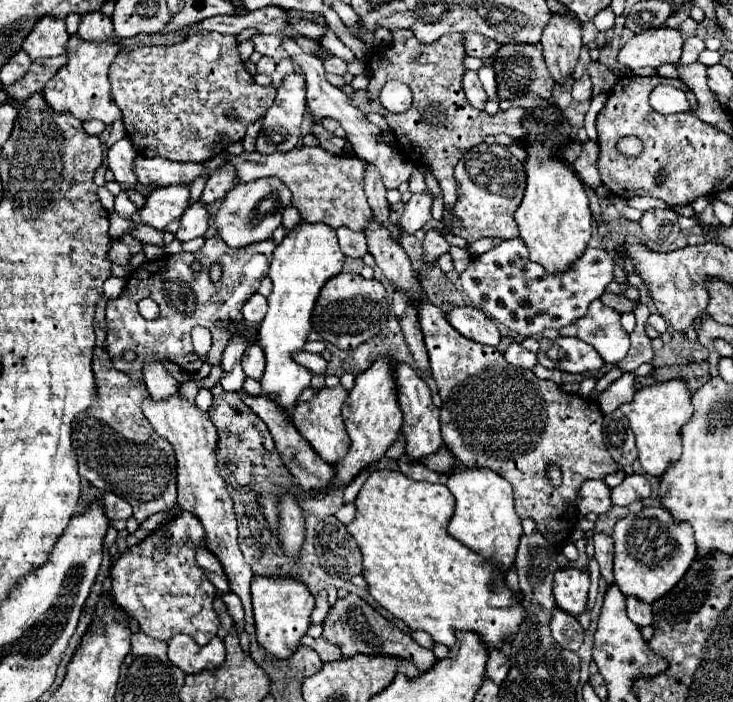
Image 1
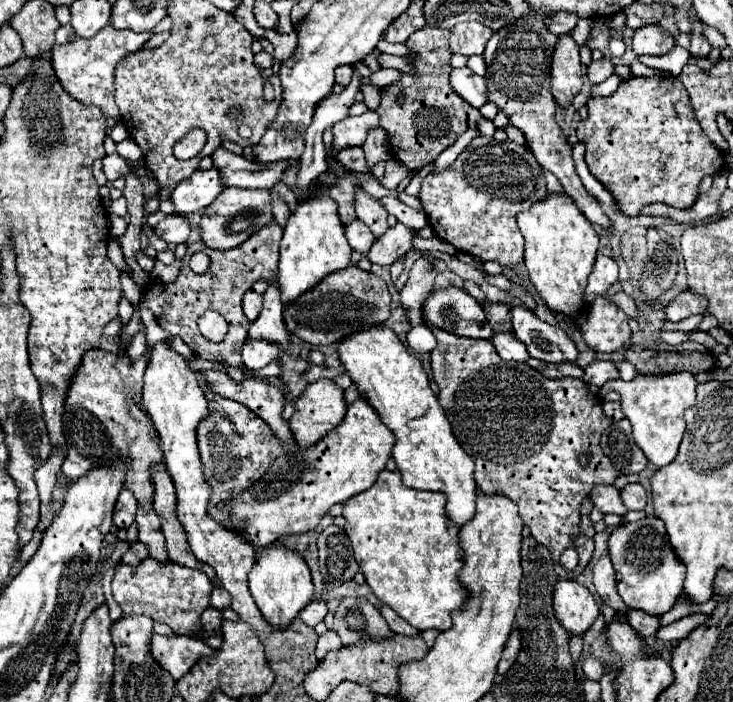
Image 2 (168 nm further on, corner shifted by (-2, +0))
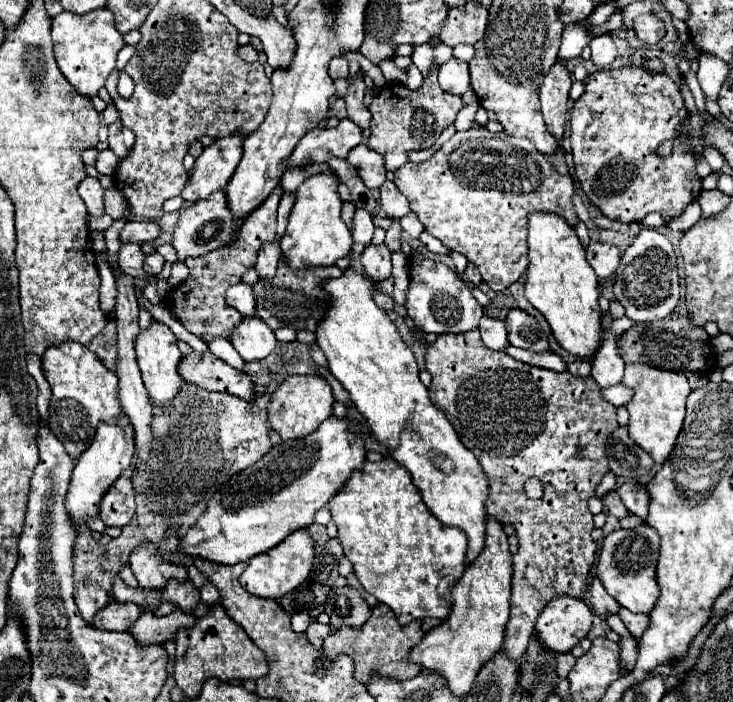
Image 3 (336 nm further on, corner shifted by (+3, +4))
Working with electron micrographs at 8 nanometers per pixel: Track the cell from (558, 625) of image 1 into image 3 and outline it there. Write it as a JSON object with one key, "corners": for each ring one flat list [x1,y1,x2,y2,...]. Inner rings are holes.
{"corners":[[568,652,568,654,564,654,564,656,560,654,560,656,556,658,556,674,558,674,560,678,566,678,574,664,576,664,576,658,574,658,570,652]]}

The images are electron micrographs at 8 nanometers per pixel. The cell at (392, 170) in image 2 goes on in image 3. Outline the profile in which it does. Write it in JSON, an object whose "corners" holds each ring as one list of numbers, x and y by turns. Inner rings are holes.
{"corners":[[366,144,356,146,348,154,348,160,358,170,358,176,370,190,380,188,386,182,386,168,382,166,382,156,374,154]]}

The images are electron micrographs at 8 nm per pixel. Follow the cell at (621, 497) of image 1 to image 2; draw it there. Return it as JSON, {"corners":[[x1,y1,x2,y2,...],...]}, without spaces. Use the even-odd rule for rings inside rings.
{"corners":[[639,482,627,484,621,490,621,500,627,506,627,510,643,510,647,506,647,490]]}

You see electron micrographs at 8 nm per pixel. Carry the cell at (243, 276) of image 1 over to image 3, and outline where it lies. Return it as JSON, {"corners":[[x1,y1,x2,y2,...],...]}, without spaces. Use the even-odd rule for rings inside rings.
{"corners":[[278,186,244,220,234,246,218,248,218,250,214,250,210,254,204,254,202,258,188,258,190,276,182,284,178,284,174,290,170,290,170,294,166,298,172,316,178,322,182,322,182,326,188,332,201,336,204,341,210,341,214,336,228,338,230,330,240,322,242,316,236,310,230,310,226,306,224,294,226,294,226,288,240,282,246,268,252,268,256,264,256,254,258,254,262,242,276,240,276,210,278,210,278,202,280,202,282,194,284,194,284,190,282,190,282,186]]}

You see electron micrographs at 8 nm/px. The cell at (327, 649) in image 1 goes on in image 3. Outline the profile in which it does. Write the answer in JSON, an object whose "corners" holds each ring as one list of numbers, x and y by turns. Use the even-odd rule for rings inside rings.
{"corners":[[312,622,306,630,306,638,310,640,310,644,314,648,322,648,322,642,328,634,330,634,330,626,324,626,324,624,318,624,318,622]]}

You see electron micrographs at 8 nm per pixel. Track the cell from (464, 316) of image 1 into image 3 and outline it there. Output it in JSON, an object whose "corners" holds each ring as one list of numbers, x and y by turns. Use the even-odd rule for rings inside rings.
{"corners":[[414,250,408,258,408,270,410,286,406,296,406,310,420,330,434,334,460,334,478,328,478,322,484,314,482,306,472,296,470,286,444,262,430,260,418,250]]}

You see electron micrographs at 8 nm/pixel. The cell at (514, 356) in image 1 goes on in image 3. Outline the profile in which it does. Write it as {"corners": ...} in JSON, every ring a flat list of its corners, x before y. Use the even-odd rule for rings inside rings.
{"corners":[[484,314,484,316,480,318,478,330,480,330,480,334,482,334,482,342,484,342,490,350,504,350,504,348,508,346,508,342,506,342,506,326,504,326,502,320]]}

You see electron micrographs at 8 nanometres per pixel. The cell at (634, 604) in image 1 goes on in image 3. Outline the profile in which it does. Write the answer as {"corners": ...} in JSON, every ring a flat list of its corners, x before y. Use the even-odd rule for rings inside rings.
{"corners":[[620,608,618,616,620,616,620,620,626,624,626,628,630,630,630,634,632,634,634,638,640,638,640,636,644,634,648,622,650,622,650,620,648,620,648,614,634,614,634,612,626,610,626,608]]}

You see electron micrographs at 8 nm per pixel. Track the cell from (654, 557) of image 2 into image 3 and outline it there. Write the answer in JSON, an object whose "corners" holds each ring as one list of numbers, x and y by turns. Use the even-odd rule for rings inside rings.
{"corners":[[640,524,634,530,614,530,604,538,596,576,602,580,606,592,630,612,650,614,656,606,660,590,656,584,656,562,658,562,658,532,650,526]]}

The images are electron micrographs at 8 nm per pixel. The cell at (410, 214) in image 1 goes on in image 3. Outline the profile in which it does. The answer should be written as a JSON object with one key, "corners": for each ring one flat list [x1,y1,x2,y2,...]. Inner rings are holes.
{"corners":[[370,244,370,246,366,246,364,252,362,252,362,256,360,256,360,260,362,260,362,266,364,266,366,274,372,280,382,282,382,280,390,278,390,272,392,272,390,250,384,244,380,244,380,246]]}

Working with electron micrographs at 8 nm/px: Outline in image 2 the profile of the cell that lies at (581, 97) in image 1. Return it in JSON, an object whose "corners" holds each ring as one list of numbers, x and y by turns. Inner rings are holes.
{"corners":[[599,60,599,62,591,62,587,68,587,80,589,84,599,84,605,78,609,78,613,74,613,64,609,60]]}

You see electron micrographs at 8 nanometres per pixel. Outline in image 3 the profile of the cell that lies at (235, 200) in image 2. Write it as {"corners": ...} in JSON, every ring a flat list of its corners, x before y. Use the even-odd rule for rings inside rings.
{"corners":[[214,192,206,200,198,200,198,202,190,204,180,214,178,224,174,228,174,236,172,236,172,246,176,248,180,258,204,256,204,254,212,252,212,250,218,250,218,248,226,246,228,242,232,242,238,228,240,228,240,224,234,224,232,212,230,212,230,208,226,204,226,194,224,192]]}

